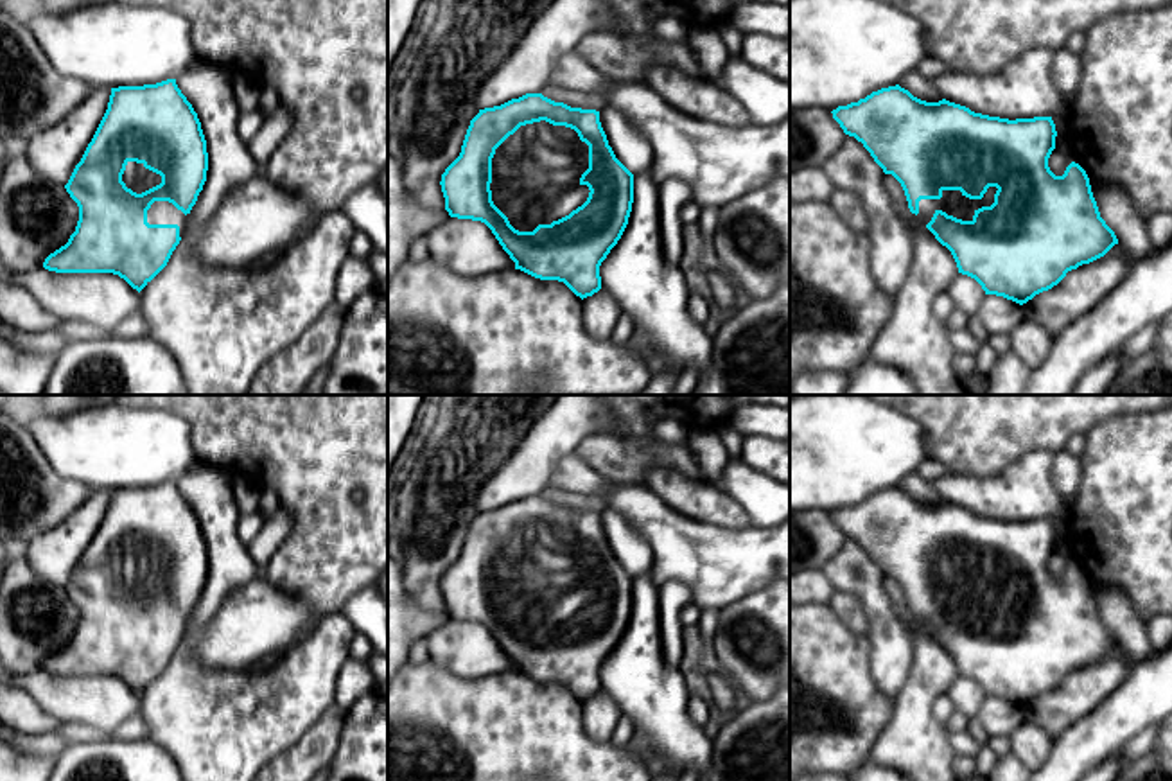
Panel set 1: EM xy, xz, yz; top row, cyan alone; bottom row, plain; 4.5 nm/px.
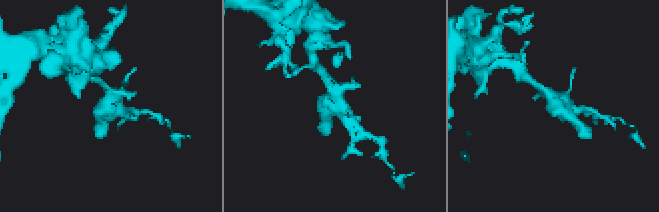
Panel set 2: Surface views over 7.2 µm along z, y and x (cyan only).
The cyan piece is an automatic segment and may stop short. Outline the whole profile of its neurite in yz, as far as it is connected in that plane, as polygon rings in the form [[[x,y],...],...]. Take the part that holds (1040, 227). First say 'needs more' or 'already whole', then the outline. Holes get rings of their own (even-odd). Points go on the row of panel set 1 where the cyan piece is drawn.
needs more | [[[899,84],[831,113],[901,183],[910,226],[926,226],[951,251],[958,273],[975,278],[985,294],[1023,305],[1118,244],[1100,217],[1086,171],[1075,162],[1063,176],[1050,171],[1057,136],[1052,117],[989,117],[946,99],[921,101]]]

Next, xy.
needs more | [[[176,79],[111,88],[108,110],[65,185],[79,206],[75,232],[45,259],[43,268],[56,273],[113,273],[140,293],[183,239],[206,171],[201,122]]]

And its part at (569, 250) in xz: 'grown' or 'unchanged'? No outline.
grown

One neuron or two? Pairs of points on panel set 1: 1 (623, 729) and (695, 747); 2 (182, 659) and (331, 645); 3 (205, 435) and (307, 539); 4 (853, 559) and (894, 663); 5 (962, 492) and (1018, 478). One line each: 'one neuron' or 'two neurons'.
1: two neurons
2: one neuron
3: one neuron
4: one neuron
5: one neuron

